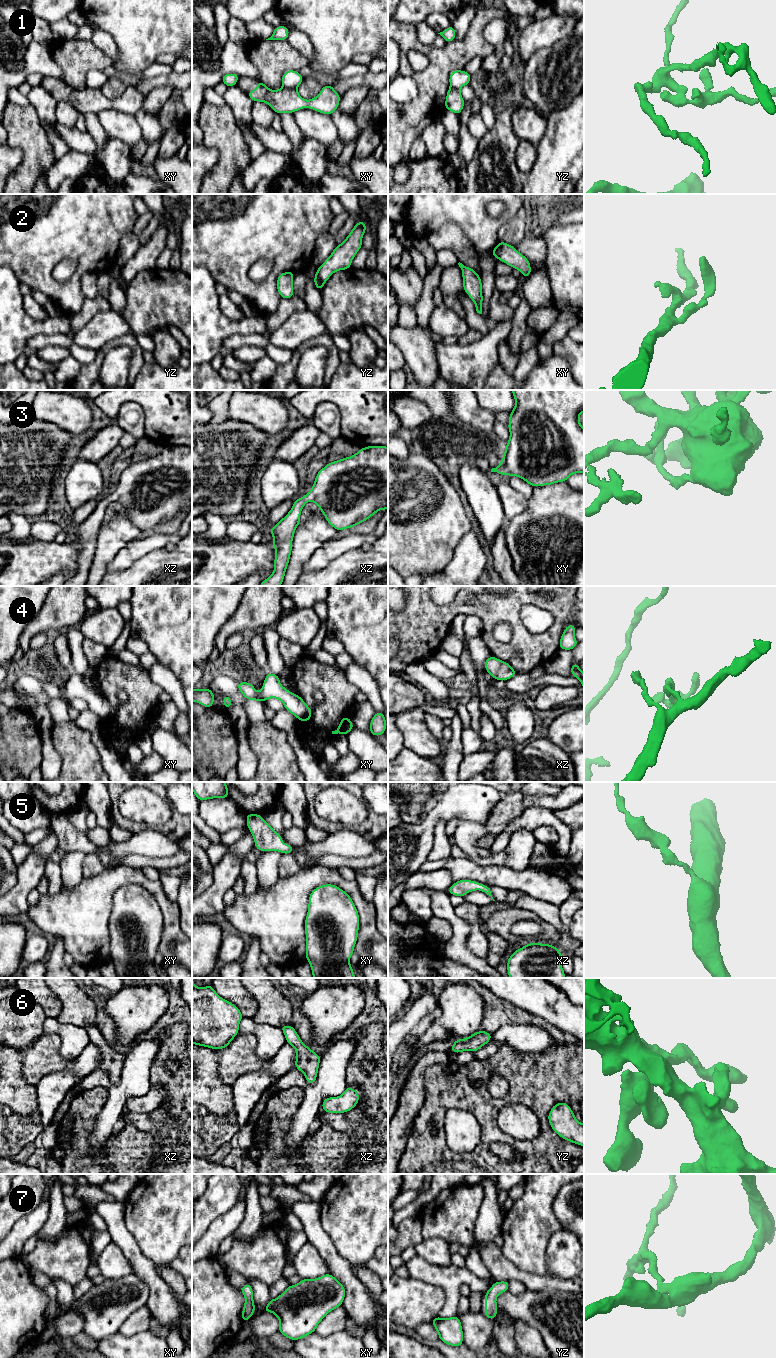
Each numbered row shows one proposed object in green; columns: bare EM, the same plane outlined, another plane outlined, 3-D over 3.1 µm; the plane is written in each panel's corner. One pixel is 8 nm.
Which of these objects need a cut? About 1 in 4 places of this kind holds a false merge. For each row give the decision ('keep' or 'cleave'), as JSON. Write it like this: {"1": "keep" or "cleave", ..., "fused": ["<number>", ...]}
{"1": "cleave", "2": "keep", "3": "keep", "4": "keep", "5": "keep", "6": "keep", "7": "keep", "fused": ["1"]}

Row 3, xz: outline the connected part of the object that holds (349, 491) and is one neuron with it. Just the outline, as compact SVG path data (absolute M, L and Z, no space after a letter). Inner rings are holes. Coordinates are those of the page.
M367 446L356 454L328 464L317 472L309 493L294 500L288 514L268 532L273 535L275 569L259 586L280 586L284 580L292 551L294 532L300 524L300 514L306 502L315 502L327 522L337 531L348 529L365 522L376 512L388 508L388 447Z

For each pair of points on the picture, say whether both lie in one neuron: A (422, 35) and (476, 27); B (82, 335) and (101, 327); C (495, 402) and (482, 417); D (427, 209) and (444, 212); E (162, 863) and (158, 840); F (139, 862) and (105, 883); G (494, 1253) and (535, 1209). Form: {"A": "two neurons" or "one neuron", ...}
{"A": "two neurons", "B": "one neuron", "C": "two neurons", "D": "one neuron", "E": "two neurons", "F": "two neurons", "G": "two neurons"}

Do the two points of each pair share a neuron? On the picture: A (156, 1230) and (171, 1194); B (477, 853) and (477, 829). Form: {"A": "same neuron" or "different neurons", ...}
{"A": "same neuron", "B": "same neuron"}

